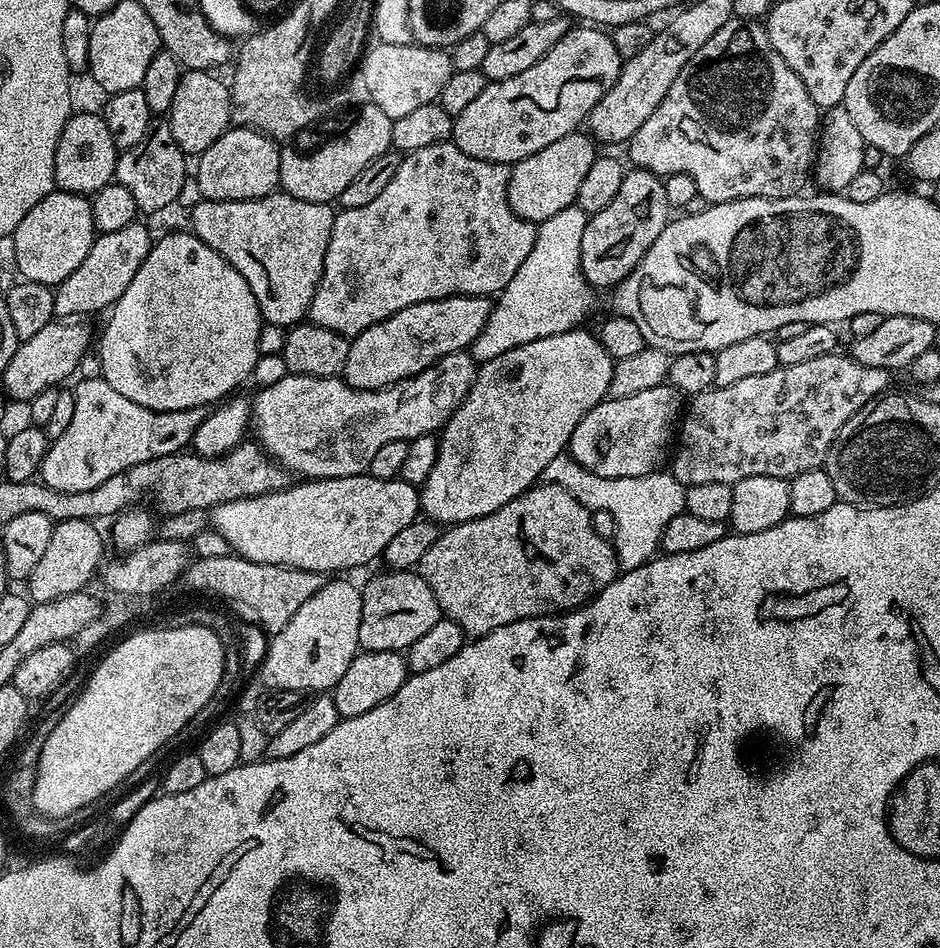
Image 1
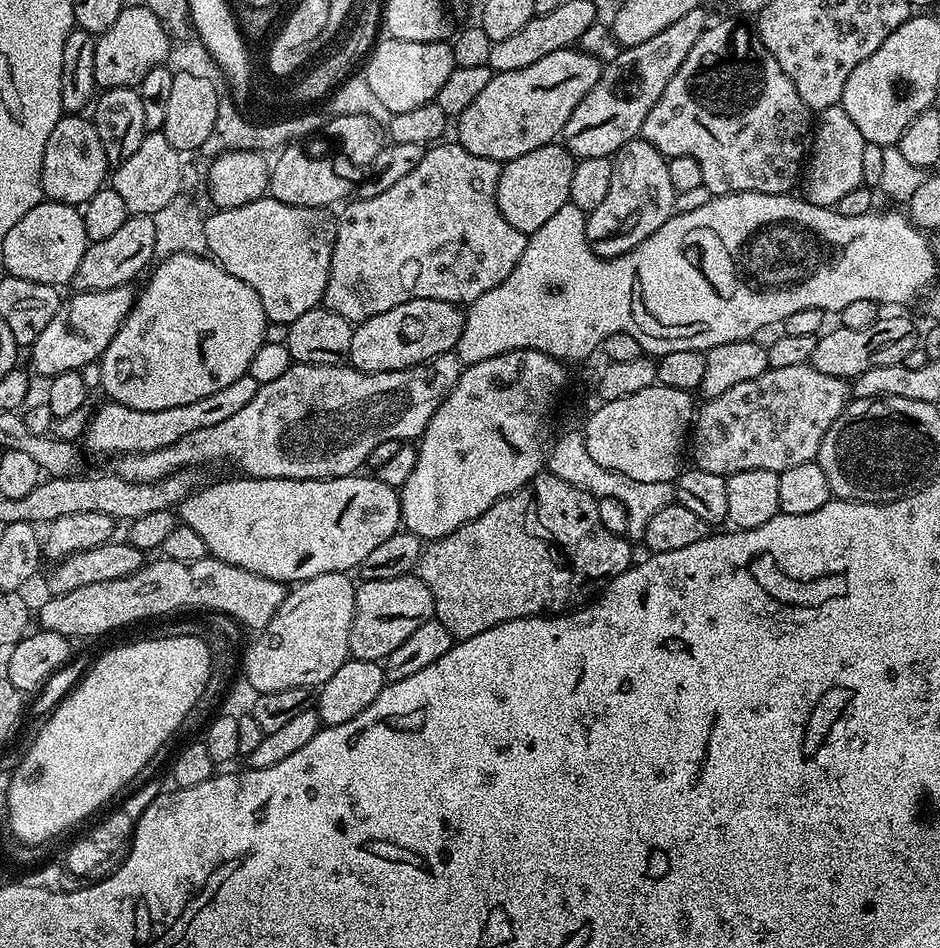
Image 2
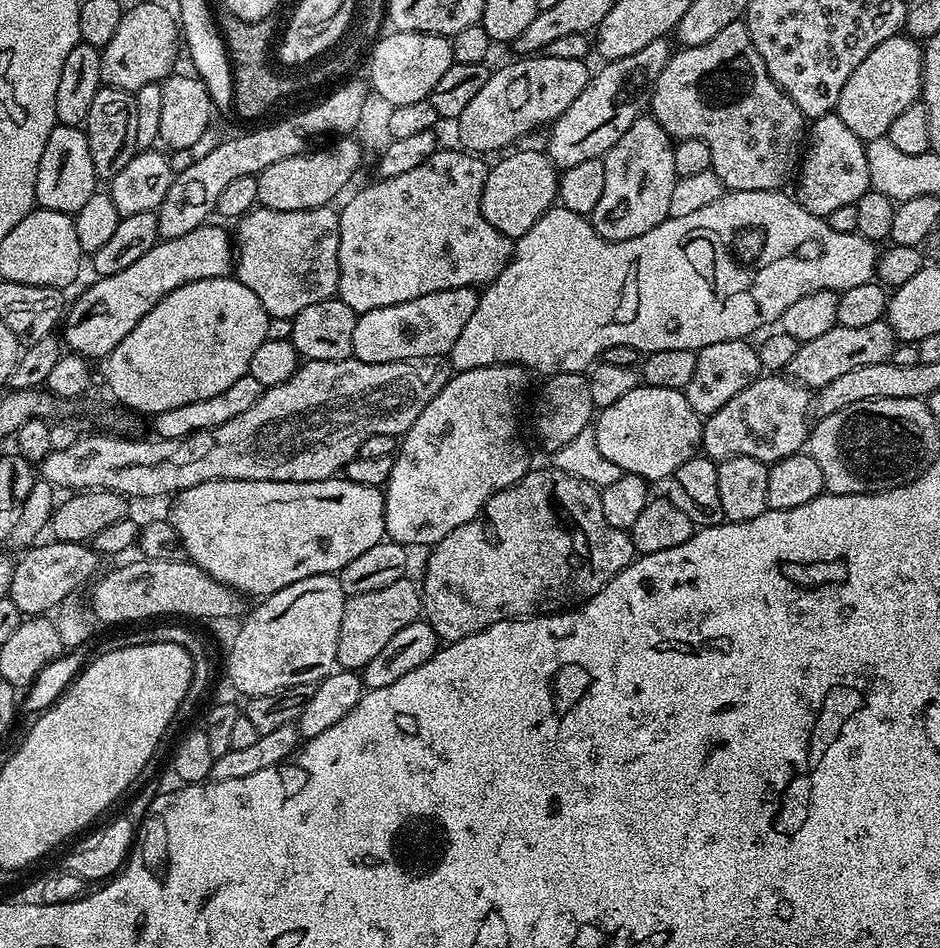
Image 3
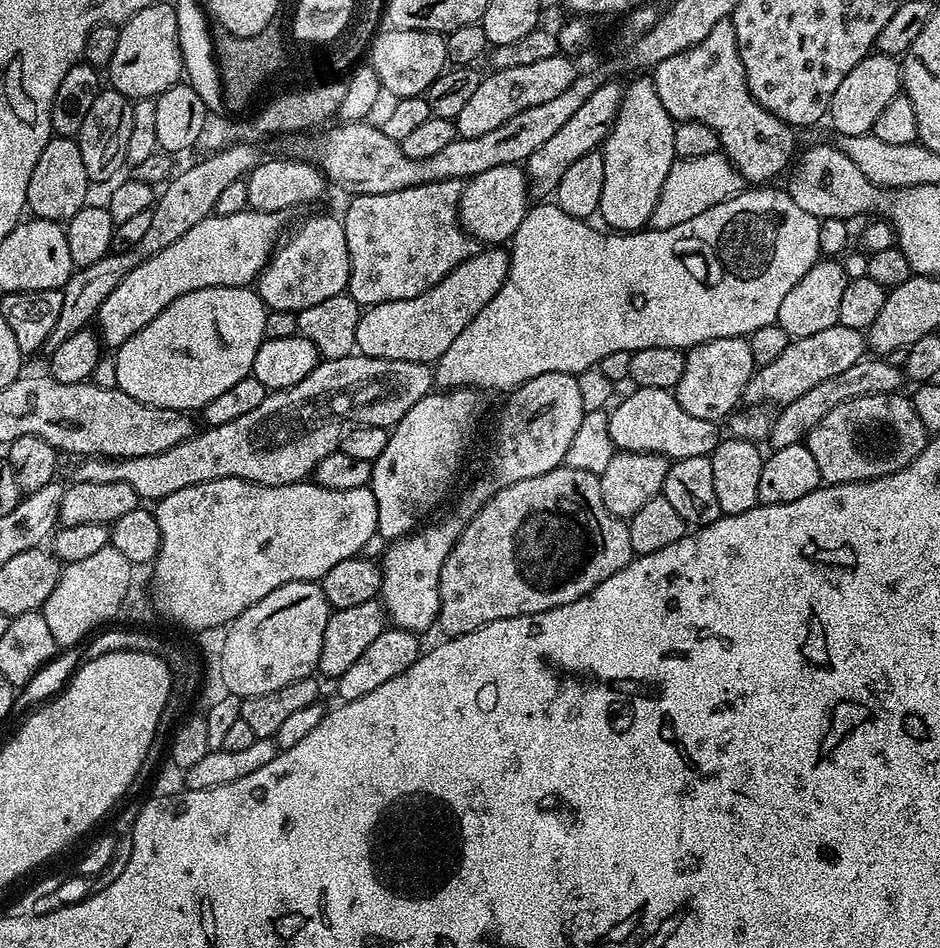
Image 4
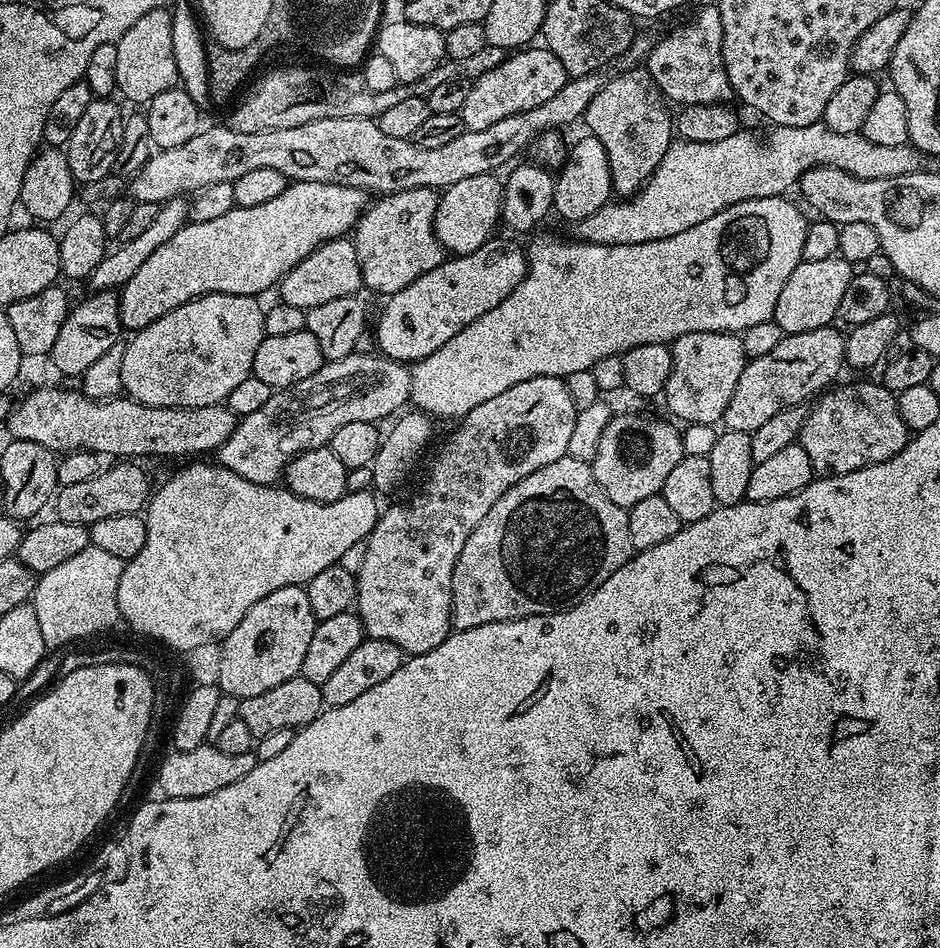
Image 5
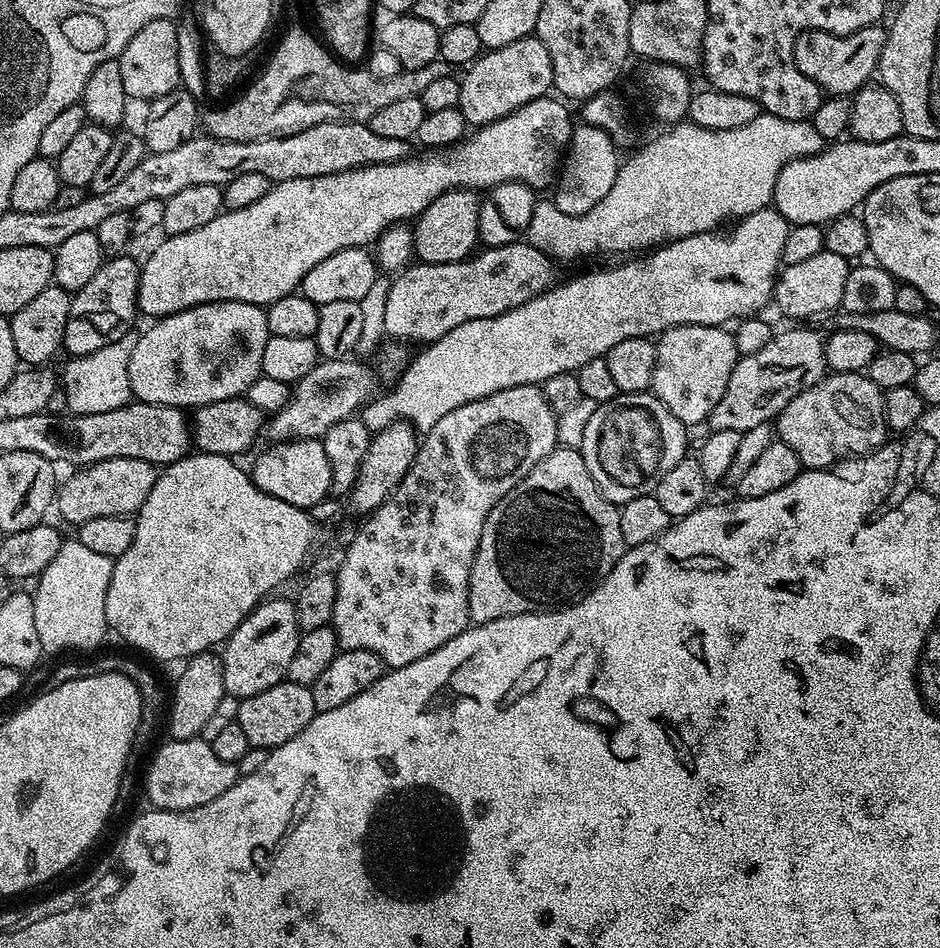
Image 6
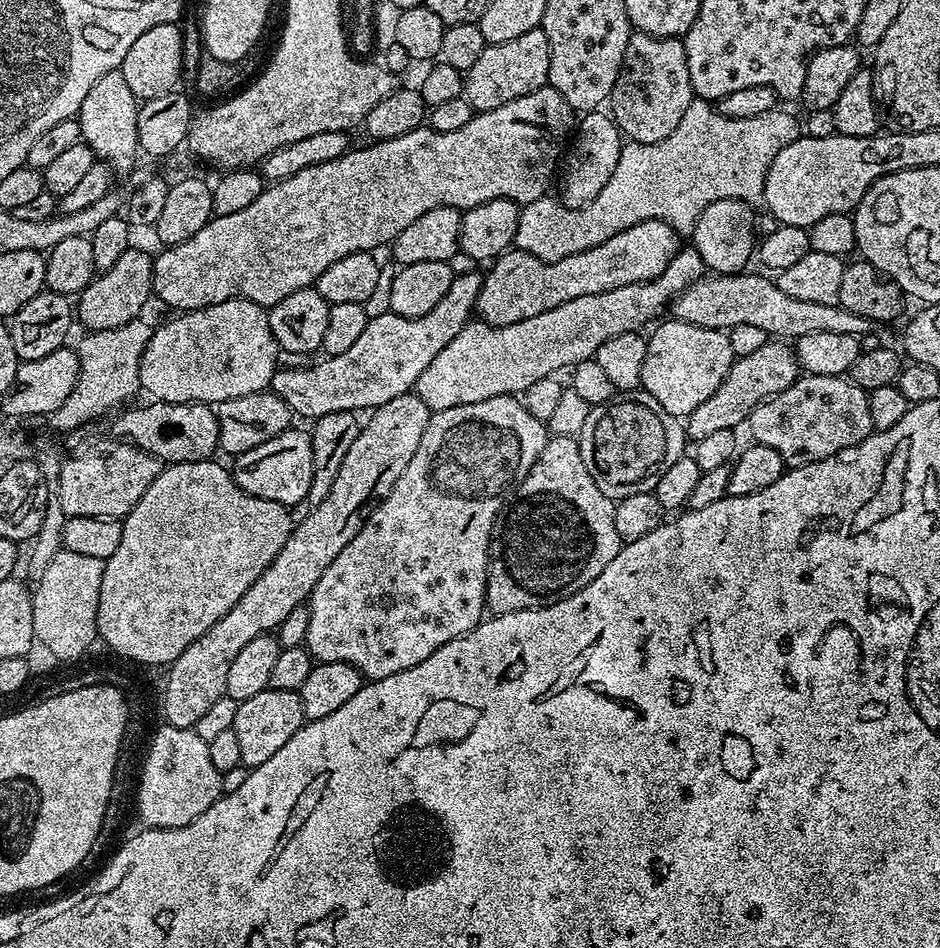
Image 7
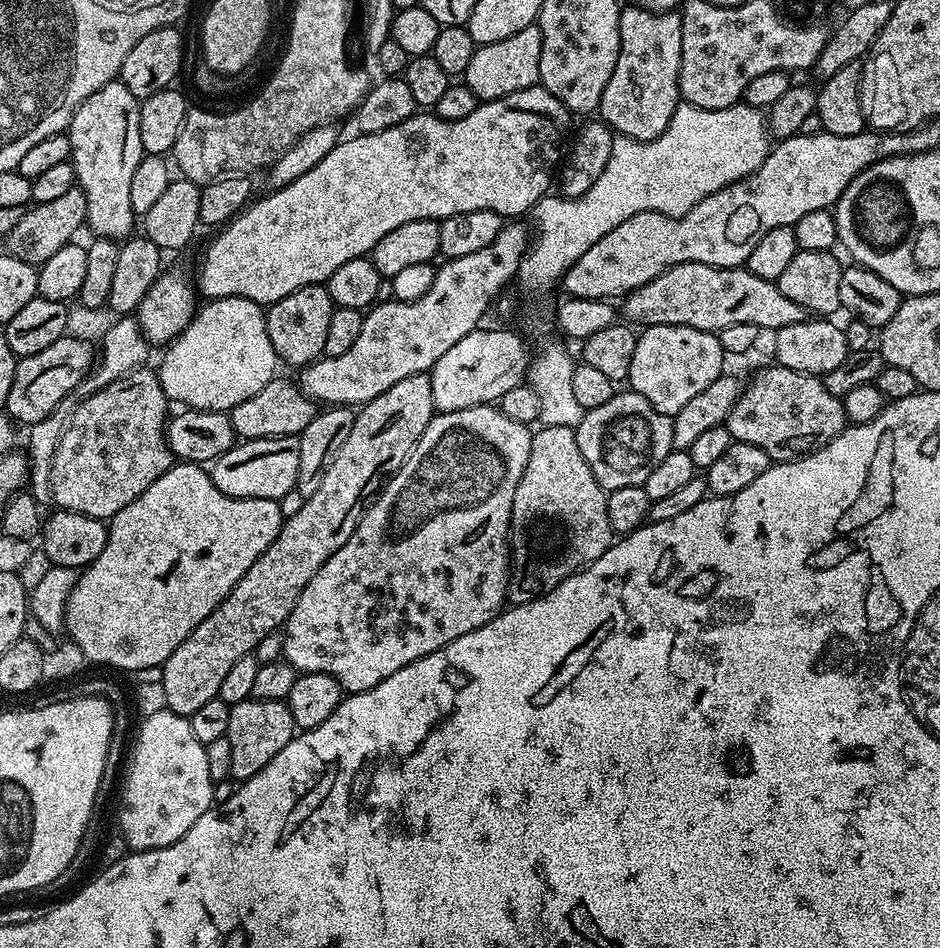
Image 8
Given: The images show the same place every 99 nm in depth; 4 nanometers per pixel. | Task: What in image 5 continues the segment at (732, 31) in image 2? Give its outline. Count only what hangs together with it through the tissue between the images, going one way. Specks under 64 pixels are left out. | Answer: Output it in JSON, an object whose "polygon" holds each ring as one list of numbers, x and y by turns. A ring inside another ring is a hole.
{"polygon":[[715,6,700,8,693,20,681,28,657,39,648,51,646,69,653,78,665,101,686,104,723,104,733,99,734,93,726,78,724,59,721,56,722,20]]}

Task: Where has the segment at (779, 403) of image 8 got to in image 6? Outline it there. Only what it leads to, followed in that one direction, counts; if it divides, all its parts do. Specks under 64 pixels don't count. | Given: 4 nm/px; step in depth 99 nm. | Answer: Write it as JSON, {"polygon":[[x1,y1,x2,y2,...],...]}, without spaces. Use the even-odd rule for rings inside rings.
{"polygon":[[832,372,825,374,814,386,802,390,798,398,787,404,774,421,775,435,800,456,805,469,831,468,833,464,853,456,866,456,889,439,884,417,884,392,864,372]]}

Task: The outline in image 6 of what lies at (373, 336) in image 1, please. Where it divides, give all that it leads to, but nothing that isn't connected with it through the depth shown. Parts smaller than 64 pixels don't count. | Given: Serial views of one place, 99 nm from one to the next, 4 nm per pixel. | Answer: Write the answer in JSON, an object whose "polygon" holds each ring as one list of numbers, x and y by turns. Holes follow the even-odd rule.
{"polygon":[[527,242,484,248,467,260,449,264,413,262,395,277,384,296,384,328,396,342,417,340,420,346,442,338,454,326,506,314,557,283,553,257]]}

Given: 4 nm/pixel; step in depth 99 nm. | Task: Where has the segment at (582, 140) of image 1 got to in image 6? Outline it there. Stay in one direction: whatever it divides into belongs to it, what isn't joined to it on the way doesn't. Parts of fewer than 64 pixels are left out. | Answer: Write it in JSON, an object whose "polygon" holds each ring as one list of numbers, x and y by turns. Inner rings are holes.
{"polygon":[[455,188,430,202,421,216,416,217,412,237,416,247,414,256,421,264,449,264,467,260,477,251,478,210,481,201,477,193,467,188]]}

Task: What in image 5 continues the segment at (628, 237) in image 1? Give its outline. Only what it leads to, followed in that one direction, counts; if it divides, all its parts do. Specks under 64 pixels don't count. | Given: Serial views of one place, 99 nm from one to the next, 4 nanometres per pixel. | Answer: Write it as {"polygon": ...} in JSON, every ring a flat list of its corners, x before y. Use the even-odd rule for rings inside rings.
{"polygon":[[645,67,623,69,618,76,607,79,602,90,590,101,582,117,585,128,592,136,602,142,606,149,607,162,610,164,613,191,620,196,635,195,651,176,658,162,665,156,666,150,674,138,674,122,666,107,663,96,653,82]]}

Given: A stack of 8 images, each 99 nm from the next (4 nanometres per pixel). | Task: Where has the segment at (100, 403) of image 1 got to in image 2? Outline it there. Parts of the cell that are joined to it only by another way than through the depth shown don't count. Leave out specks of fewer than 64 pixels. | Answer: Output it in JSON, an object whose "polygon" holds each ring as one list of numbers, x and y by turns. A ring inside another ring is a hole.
{"polygon":[[243,376,230,382,230,386,210,394,207,398,198,398,198,402,186,402,186,406,170,406,170,410,134,410,125,404,107,402,92,416,88,429,84,432,83,447,96,456,112,456,130,452,149,452,162,450,162,446,170,446,178,442,193,430,202,430,206,426,218,426,218,422,226,422,238,410,244,409,258,394,261,384,252,376]]}

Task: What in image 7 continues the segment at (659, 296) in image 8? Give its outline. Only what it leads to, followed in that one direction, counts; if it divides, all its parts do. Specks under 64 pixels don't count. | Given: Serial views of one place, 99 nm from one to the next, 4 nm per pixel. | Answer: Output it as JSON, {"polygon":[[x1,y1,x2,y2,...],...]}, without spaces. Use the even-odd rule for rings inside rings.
{"polygon":[[705,274,690,286,683,288,670,305,675,319,690,322,694,326,727,330,734,326,749,324,762,326,769,337,783,338,794,342,802,334,850,334,857,338,873,331,872,321,862,318,862,314,850,314,850,310,839,304,826,302,801,302,782,294,775,279,764,276,744,276,748,274]]}

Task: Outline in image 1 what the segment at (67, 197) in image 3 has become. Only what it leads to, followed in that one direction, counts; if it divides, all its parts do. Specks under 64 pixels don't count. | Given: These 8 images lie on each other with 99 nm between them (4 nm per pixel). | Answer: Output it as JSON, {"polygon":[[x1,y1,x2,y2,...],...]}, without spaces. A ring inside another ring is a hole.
{"polygon":[[79,112,69,116,58,138,58,150,54,154,54,178,59,191,91,197,93,192,102,190,102,186,113,183,118,149,114,138,110,138,103,115]]}

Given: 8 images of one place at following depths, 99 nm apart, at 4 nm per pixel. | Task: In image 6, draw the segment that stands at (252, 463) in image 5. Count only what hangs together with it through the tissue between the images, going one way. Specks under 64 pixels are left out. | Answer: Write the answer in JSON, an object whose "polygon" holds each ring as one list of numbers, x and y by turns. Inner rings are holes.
{"polygon":[[345,358,342,360,325,360,321,359,319,361,320,364,316,364,313,366,312,369,309,370,308,373,301,375,299,379,297,379,294,387,291,389,288,401,286,402,286,406,282,406,280,410,277,412,271,413,270,419,267,421,266,424,266,436,268,432,269,441,272,442,279,442,282,440,319,440,325,434,326,430,330,430,330,426,334,426,334,422,342,422,343,420,351,420,353,417,359,413,360,409,364,407,365,404,369,404,372,399,377,395,376,392,376,380,377,377,374,375,372,377,372,372,370,369,367,368,364,364,359,364,358,361,352,360,356,358]]}

